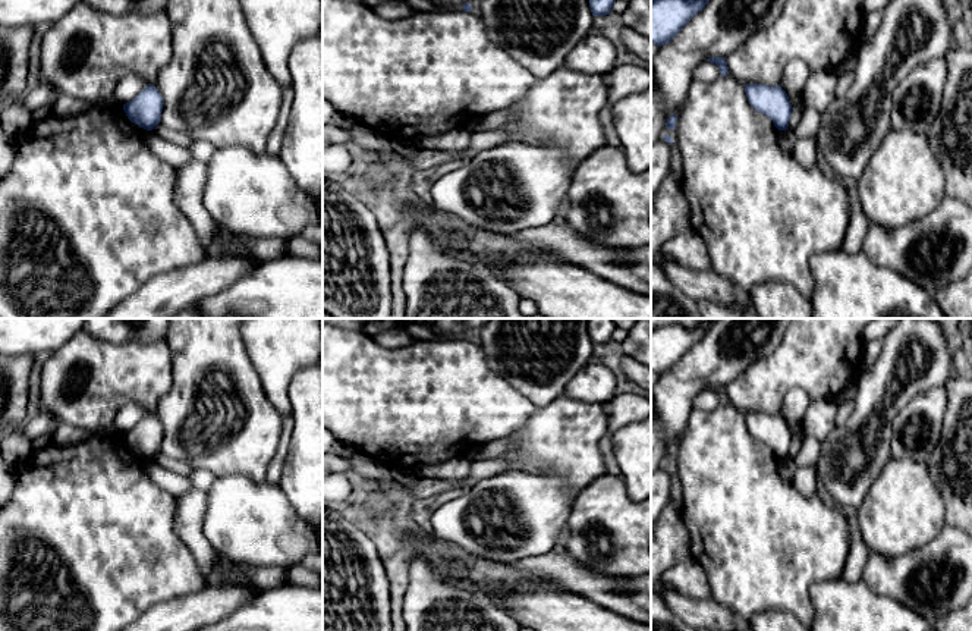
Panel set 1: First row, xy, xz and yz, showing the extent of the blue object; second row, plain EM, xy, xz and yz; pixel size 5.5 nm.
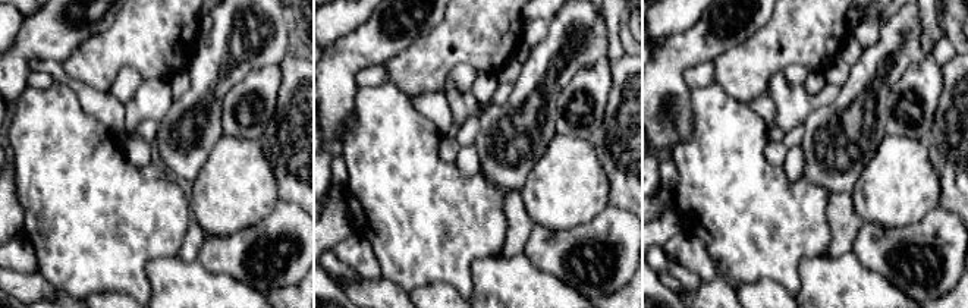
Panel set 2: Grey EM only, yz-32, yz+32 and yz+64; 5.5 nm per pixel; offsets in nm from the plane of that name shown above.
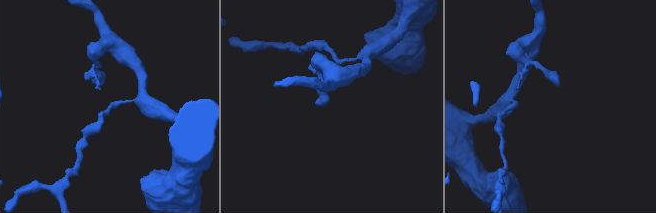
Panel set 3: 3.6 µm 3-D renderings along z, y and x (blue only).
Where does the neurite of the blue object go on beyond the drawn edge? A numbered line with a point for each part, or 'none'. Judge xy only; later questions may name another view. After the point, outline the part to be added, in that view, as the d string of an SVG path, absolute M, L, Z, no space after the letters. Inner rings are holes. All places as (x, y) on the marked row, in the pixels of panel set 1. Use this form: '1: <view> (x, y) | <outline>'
none

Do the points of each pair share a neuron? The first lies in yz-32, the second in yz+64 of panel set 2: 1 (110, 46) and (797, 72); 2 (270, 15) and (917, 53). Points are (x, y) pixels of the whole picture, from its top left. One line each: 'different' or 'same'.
1: different
2: same

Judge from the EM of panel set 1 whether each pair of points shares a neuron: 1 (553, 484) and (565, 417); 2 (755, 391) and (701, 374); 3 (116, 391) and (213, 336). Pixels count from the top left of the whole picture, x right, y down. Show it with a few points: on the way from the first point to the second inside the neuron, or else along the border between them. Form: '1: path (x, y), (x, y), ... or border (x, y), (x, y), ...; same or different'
1: border (521, 470), (557, 473), (573, 496); different
2: border (755, 360), (724, 386); different
3: border (164, 342), (172, 363), (172, 388), (166, 394); different

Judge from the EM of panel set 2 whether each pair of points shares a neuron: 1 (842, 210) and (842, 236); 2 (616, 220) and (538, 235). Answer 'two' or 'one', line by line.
1: one
2: one

